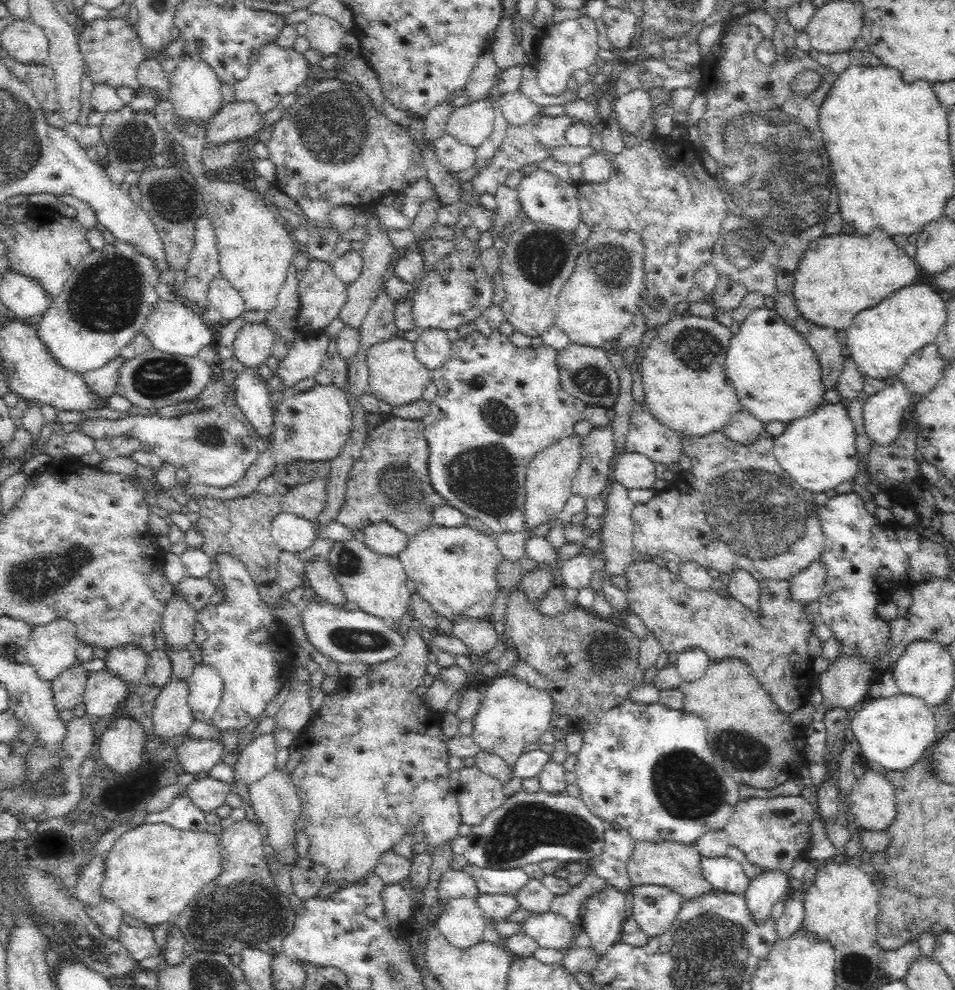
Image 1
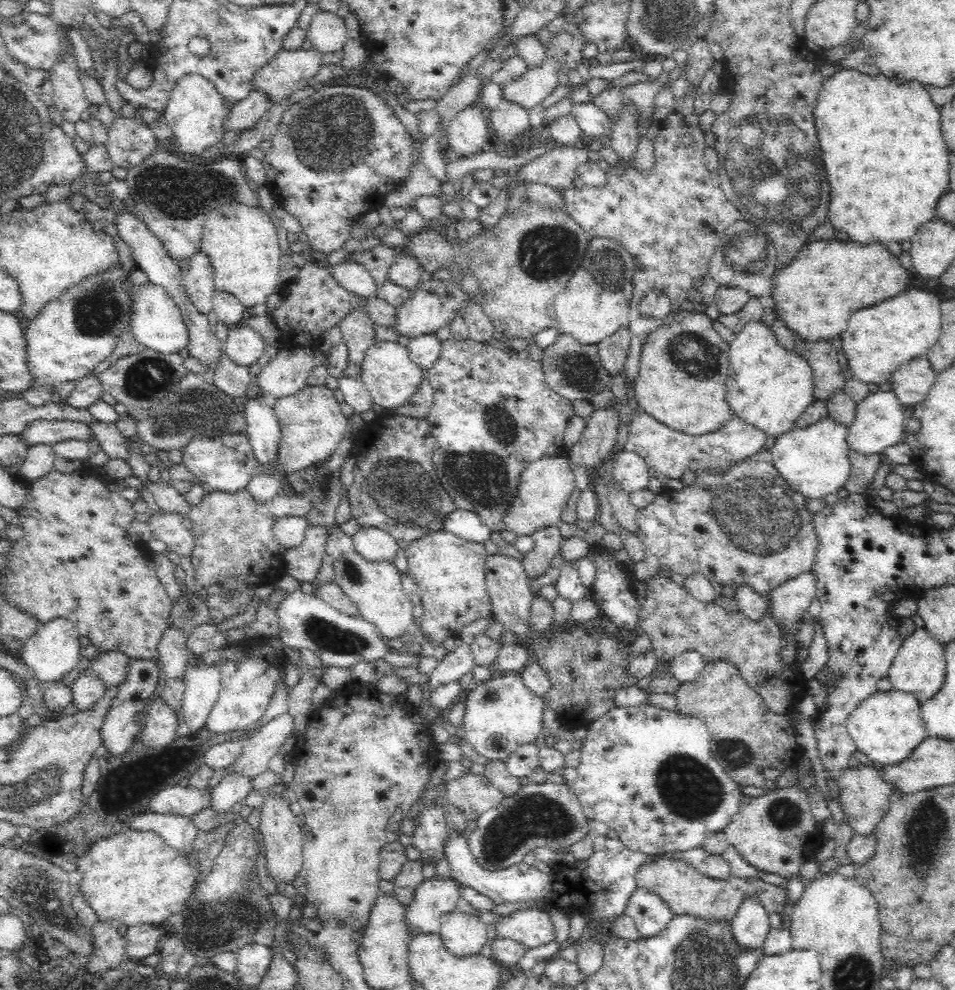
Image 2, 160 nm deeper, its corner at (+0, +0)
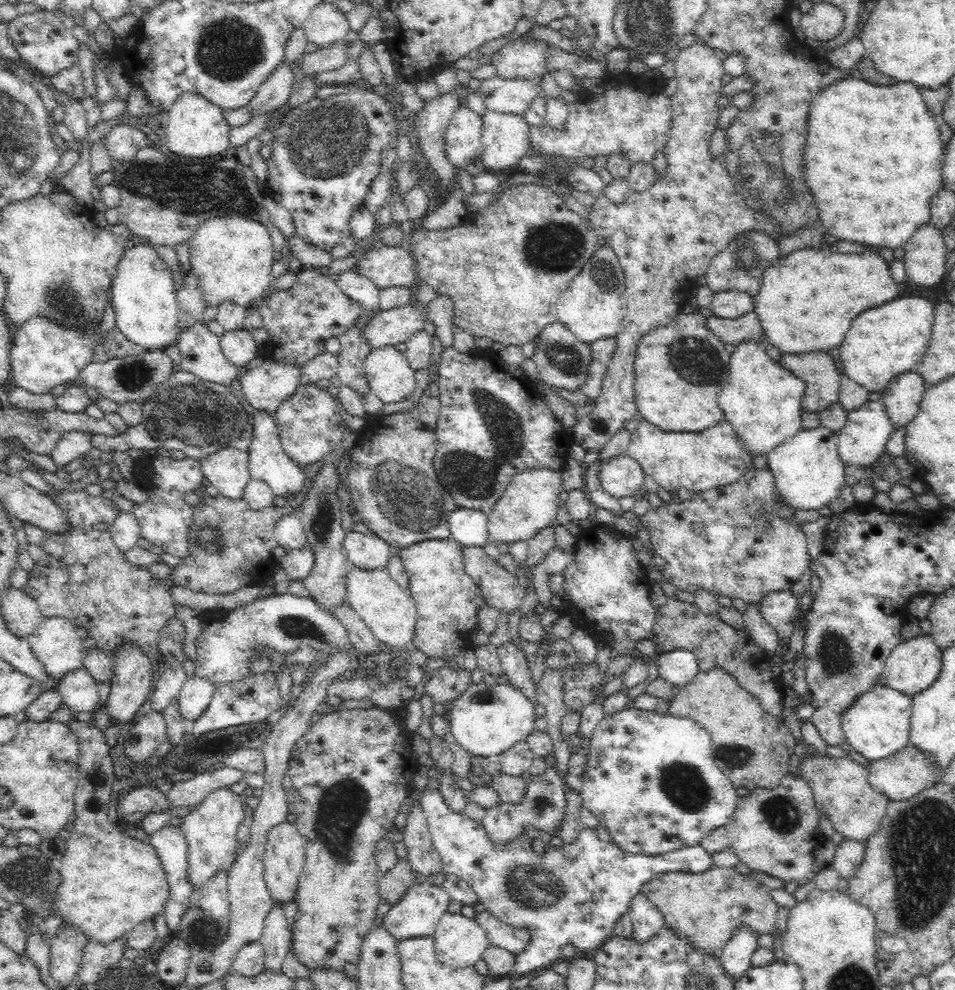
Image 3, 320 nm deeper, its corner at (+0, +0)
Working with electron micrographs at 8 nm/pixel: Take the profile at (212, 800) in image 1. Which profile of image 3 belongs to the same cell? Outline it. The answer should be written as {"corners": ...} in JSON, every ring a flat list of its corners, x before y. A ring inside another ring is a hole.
{"corners":[[147,787,136,790,119,803,119,815,123,818,138,812,144,812,146,815,163,813,166,810,172,812,177,806,171,802,171,798,167,794,167,789,159,791,158,789,152,790,152,788]]}

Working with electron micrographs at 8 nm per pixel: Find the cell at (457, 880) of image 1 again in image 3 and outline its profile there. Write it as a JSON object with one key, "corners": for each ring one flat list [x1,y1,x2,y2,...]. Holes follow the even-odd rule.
{"corners":[[414,883,404,894,404,898,390,907,383,918,383,926,399,941,416,937,432,937,437,930,438,922,448,912,450,895,442,887,434,884]]}

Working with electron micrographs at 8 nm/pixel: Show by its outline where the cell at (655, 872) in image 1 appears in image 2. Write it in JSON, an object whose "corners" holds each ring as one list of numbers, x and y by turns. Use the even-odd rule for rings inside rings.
{"corners":[[678,852,664,853,662,856,650,859,650,862,640,863,635,874,635,883,638,887,644,887,665,899,676,916,678,914,692,914,697,918,722,919,731,923,742,899,748,893,756,893,760,897,760,903,764,905,769,915,778,914,788,898,786,886,772,885,759,878,746,880,732,876,732,880,729,882,714,880,696,870,694,866,682,858,678,858]]}

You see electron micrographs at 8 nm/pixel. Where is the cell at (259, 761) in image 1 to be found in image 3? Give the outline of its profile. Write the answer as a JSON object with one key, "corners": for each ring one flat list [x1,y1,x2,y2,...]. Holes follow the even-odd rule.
{"corners":[[220,788,208,794,206,798,196,805,196,808,184,817,180,826,187,837,189,852,188,875,192,886,200,886,205,883,218,869,228,869,234,864,234,850,239,846,237,841,238,826,246,817,243,808,245,804,238,794,234,794,230,788]]}

